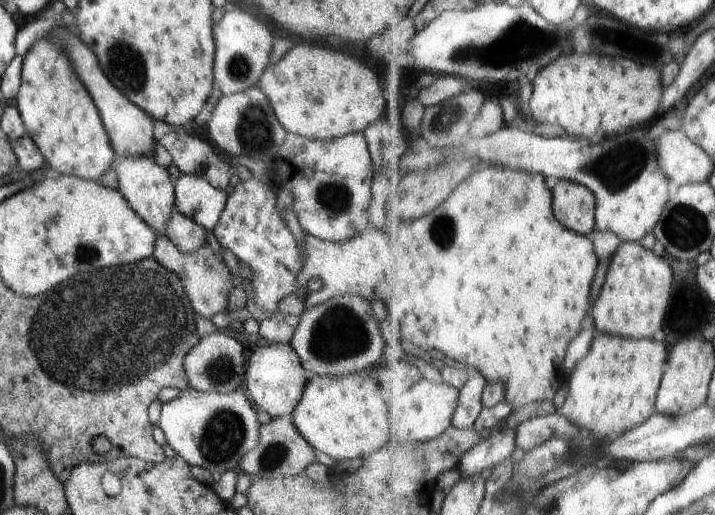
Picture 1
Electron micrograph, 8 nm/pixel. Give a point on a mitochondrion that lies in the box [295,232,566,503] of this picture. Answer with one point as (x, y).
(340, 333)

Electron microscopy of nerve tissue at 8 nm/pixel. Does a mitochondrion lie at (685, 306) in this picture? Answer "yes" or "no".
no

